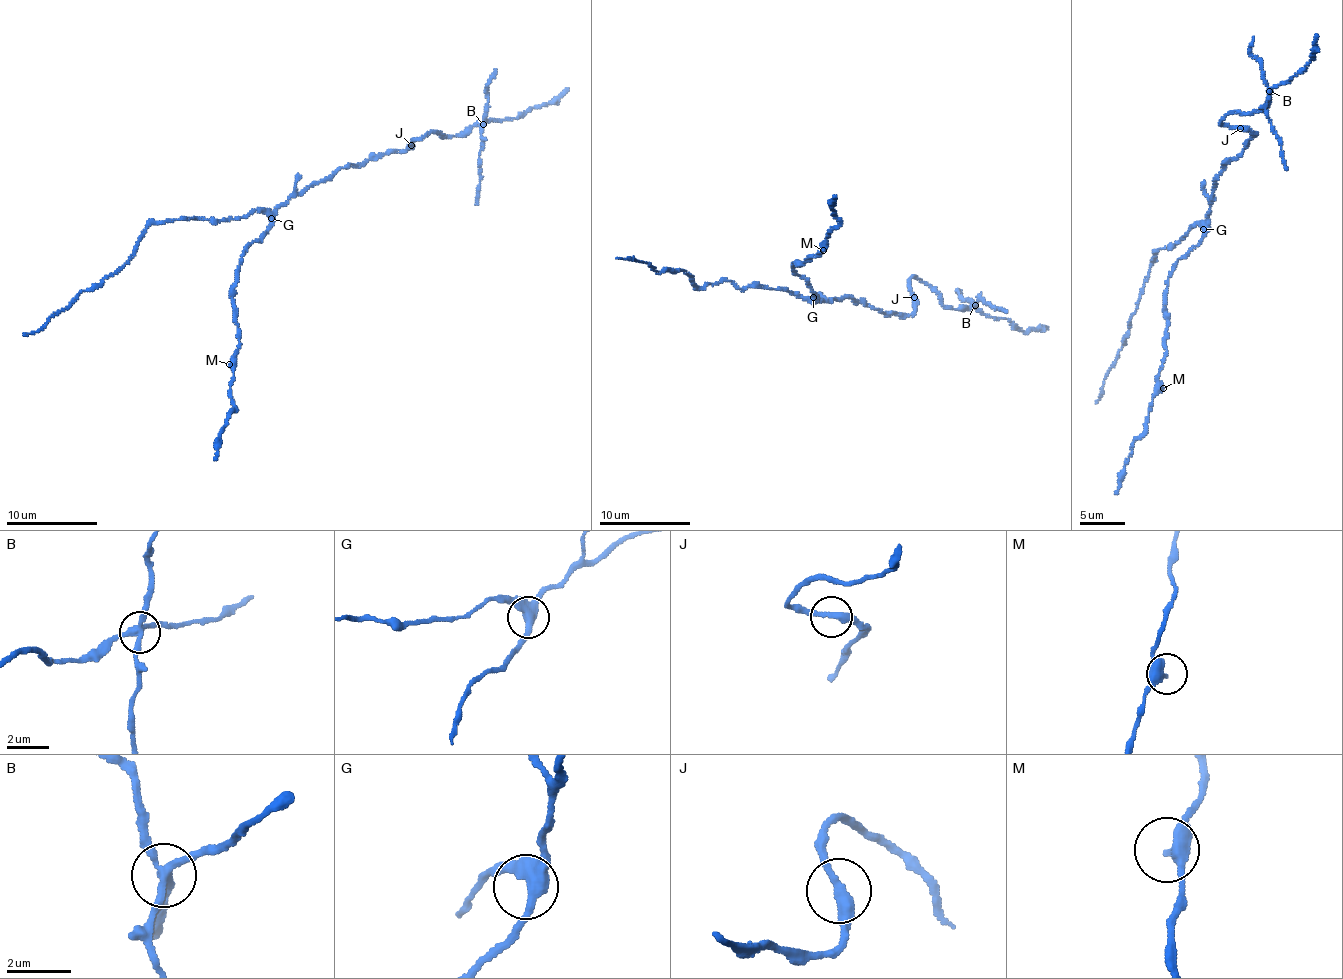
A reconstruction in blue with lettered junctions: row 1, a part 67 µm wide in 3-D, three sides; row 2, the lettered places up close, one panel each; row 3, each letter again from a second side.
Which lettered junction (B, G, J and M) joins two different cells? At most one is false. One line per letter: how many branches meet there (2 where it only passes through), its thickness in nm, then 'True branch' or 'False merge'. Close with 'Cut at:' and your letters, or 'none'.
B: Branches: 4. Thickness 280 nm. False merge
G: Branches: 4. Thickness 380 nm. True branch
J: Branches: 2. Thickness 300 nm. True branch
M: Branches: 2. Thickness 380 nm. True branch
Cut at: B

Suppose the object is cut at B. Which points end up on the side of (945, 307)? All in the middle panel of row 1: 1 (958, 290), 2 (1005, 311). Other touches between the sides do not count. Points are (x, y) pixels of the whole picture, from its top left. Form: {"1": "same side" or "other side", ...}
{"1": "other side", "2": "other side"}

